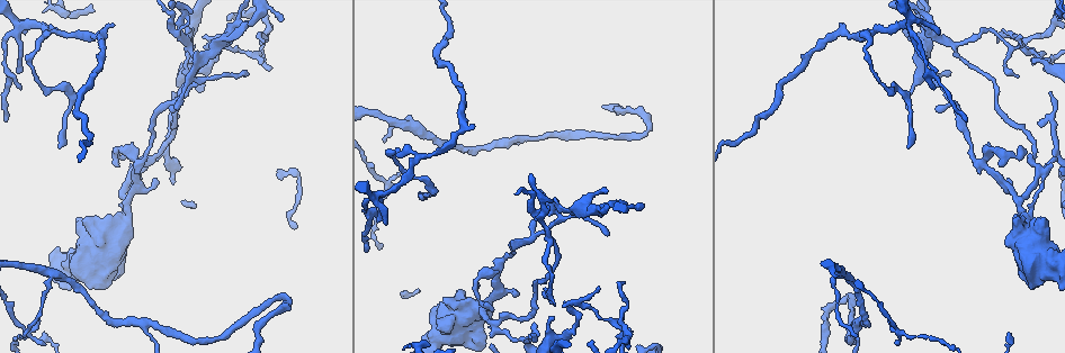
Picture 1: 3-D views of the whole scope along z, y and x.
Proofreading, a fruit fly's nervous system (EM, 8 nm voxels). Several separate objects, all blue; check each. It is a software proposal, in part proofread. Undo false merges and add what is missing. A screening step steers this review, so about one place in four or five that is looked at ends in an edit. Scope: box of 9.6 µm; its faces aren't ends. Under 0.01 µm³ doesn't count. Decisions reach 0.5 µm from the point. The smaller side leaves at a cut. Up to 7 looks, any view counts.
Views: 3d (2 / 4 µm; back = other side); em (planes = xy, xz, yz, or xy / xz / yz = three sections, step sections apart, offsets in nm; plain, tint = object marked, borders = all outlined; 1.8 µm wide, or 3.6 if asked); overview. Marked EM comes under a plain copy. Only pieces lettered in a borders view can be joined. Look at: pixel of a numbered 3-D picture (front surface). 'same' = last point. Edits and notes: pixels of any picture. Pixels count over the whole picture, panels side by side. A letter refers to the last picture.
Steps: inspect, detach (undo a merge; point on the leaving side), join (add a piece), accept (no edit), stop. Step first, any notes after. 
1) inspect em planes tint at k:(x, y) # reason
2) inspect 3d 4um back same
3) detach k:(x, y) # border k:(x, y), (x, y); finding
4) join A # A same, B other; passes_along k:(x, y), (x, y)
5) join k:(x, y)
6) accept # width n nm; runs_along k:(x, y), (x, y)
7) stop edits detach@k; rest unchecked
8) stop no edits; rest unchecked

inspect 3d 2um at 1:(396, 174) # tapers out

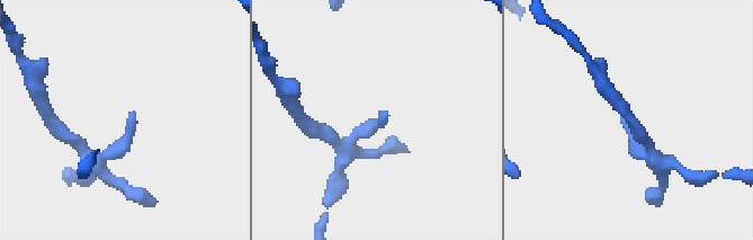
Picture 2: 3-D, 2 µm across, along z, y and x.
inspect em 3.6um yz step 8 borders at 2:(386, 112) # shape alone is not enough

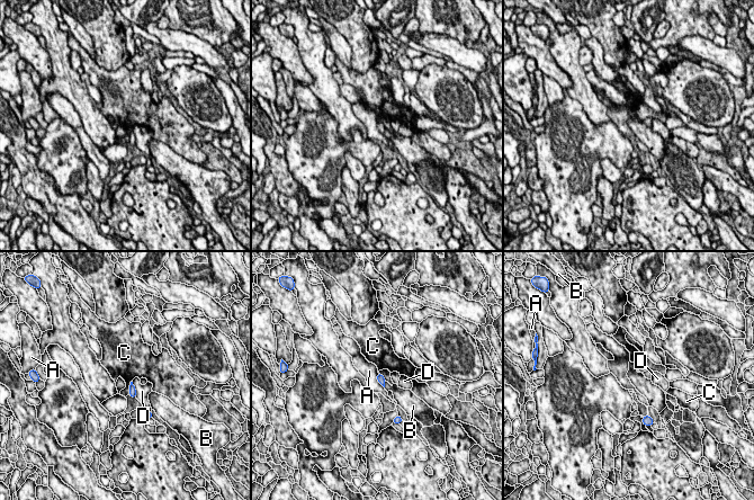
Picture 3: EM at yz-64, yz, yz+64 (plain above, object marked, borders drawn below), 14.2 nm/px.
inspect em 3.6um xz step 8 borders same # cut it another way

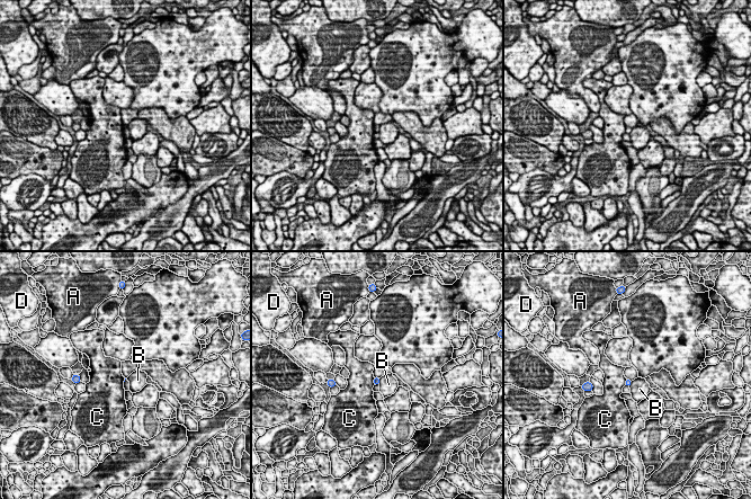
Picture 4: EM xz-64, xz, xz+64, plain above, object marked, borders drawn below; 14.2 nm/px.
accept # A other, B other, C other, D other; border 4:(374, 376), (380, 377); no lettered piece goes on from it

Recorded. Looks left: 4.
inspect 3d 4um at 1:(856, 321) # branch point

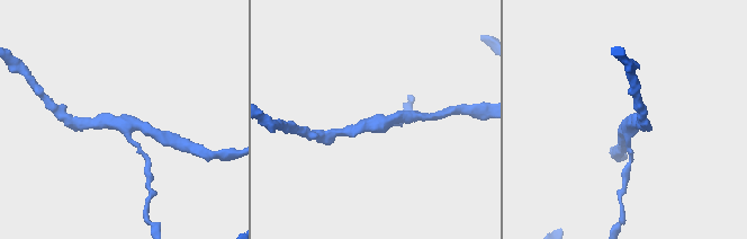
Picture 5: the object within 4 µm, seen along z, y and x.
inspect em xz step 16 borders at 5:(377, 125) # arms 3; shape alone is not enough

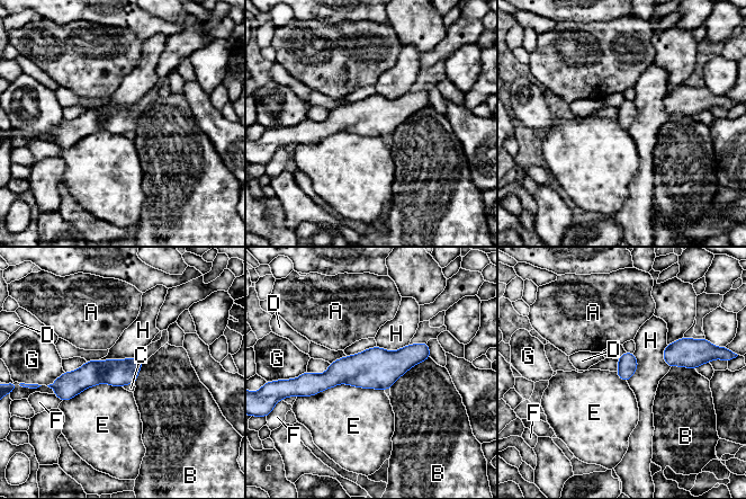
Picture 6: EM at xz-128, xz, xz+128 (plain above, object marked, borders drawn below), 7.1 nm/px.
accept # A other, B other, C other, D other, E other, F other, G other, H other; runs_along 6:(425, 347), (386, 367), (304, 379); continuous, no second neuron

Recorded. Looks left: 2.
inspect 3d 4um at 1:(622, 283) # tapers out

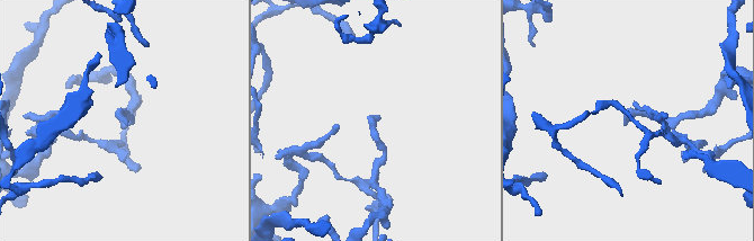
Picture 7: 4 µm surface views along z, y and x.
inspect em yz step 16 borders at 7:(378, 115)

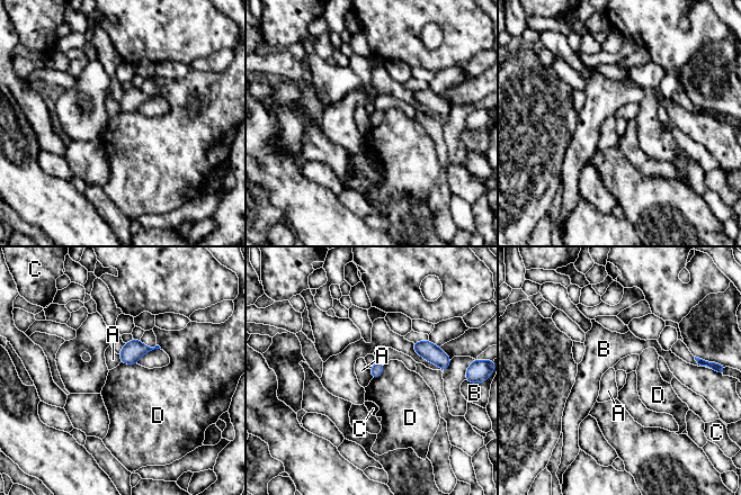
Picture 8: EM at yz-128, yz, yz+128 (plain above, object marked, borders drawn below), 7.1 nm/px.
accept # A other, B other, C other, D other; border 8:(369, 369), (372, 378); no lettered piece goes on from it

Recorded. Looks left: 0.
stop no edits; rest unchecked

